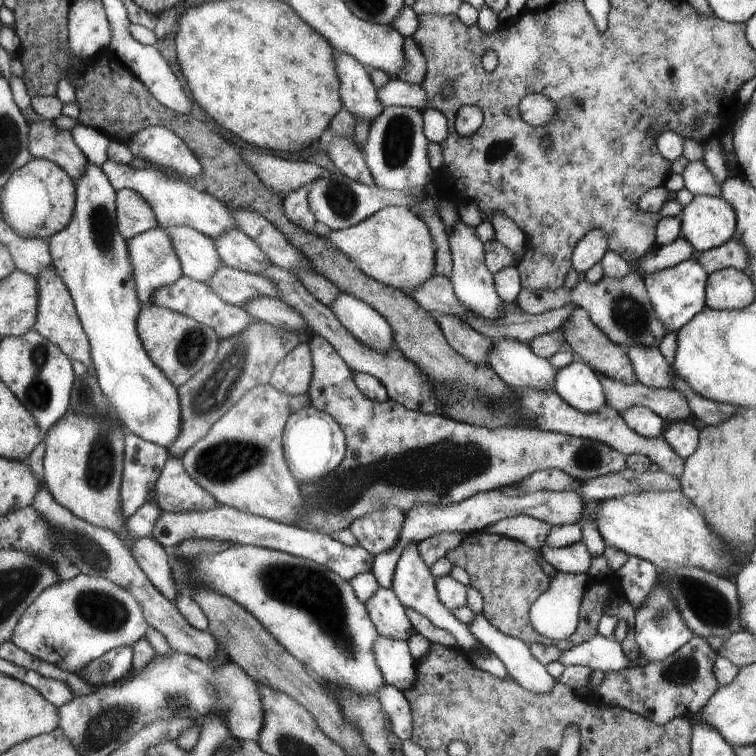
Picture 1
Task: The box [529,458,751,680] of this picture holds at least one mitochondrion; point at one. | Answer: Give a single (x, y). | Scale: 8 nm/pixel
(712, 608)

